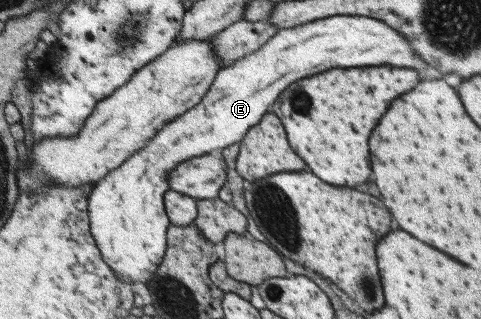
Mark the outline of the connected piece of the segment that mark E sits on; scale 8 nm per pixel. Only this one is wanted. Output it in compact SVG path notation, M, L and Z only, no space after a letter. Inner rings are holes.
M327 16L323 20L307 22L301 26L278 28L277 34L271 37L259 52L253 52L235 61L235 64L231 63L229 67L223 67L217 73L213 86L201 103L189 109L184 115L179 115L177 119L169 121L161 131L157 131L153 140L141 147L141 151L137 151L121 167L109 172L105 179L94 185L89 196L89 216L93 236L105 261L112 265L121 279L129 283L140 281L147 284L155 277L155 271L165 259L165 251L169 247L168 232L171 220L166 210L164 195L171 189L169 174L179 164L193 157L209 154L217 148L227 148L231 144L243 142L245 135L261 122L269 112L269 108L277 102L277 94L285 90L291 82L323 72L327 68L377 66L377 64L393 64L393 66L425 70L425 62L421 62L411 52L409 44L393 28L389 28L389 24L385 26L383 22L365 16Z

